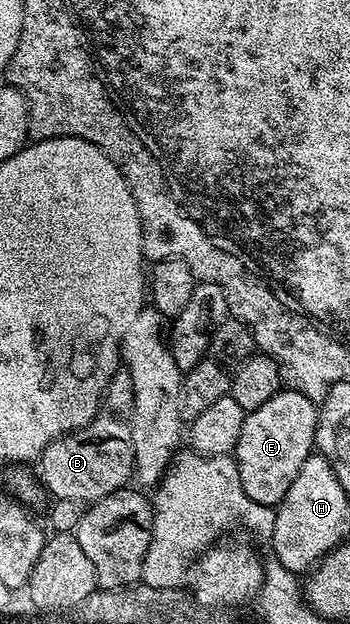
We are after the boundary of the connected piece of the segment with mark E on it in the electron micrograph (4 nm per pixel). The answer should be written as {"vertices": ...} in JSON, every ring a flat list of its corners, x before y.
{"vertices":[[279,389,272,400,247,413,232,457,238,463,240,484,251,502,274,508,284,500,284,492,292,488,304,460,315,453,317,427,318,406,299,390]]}

